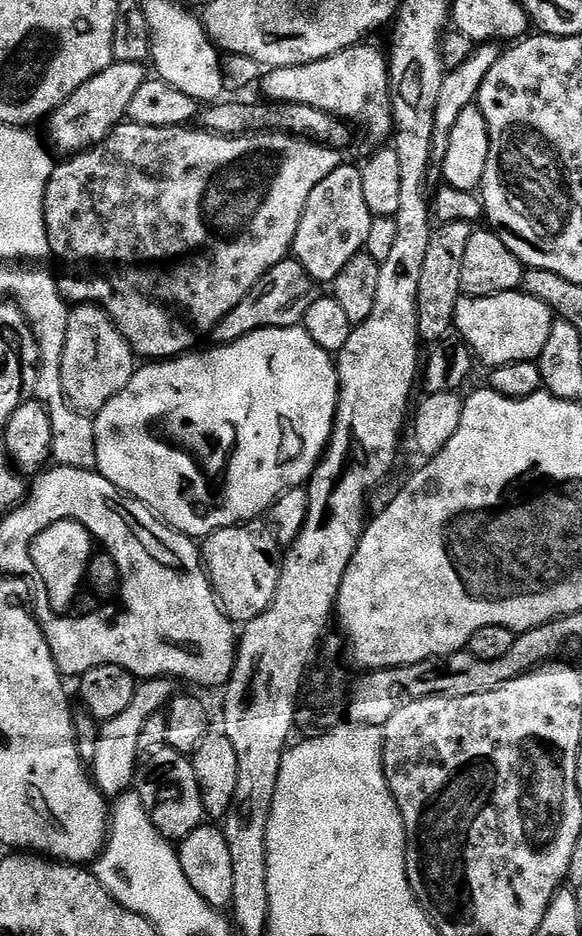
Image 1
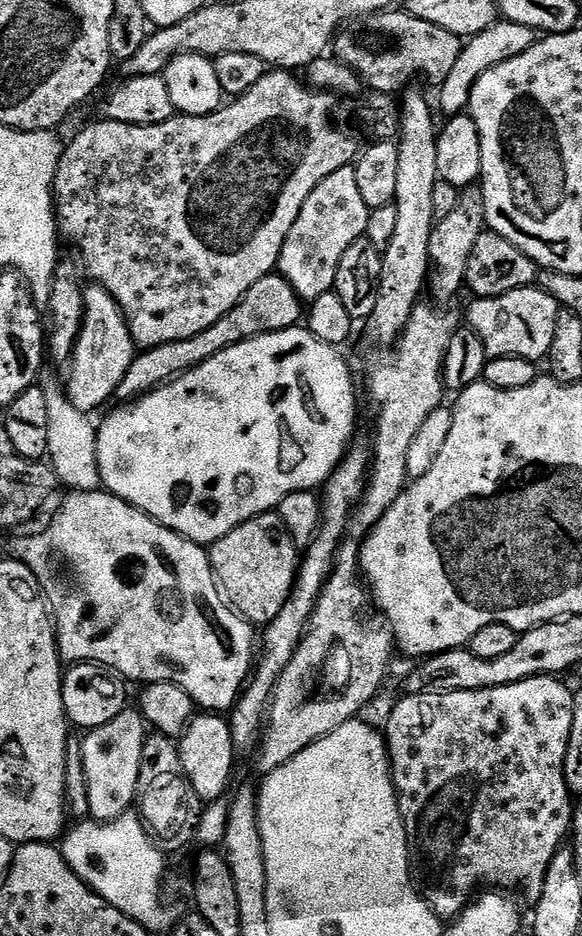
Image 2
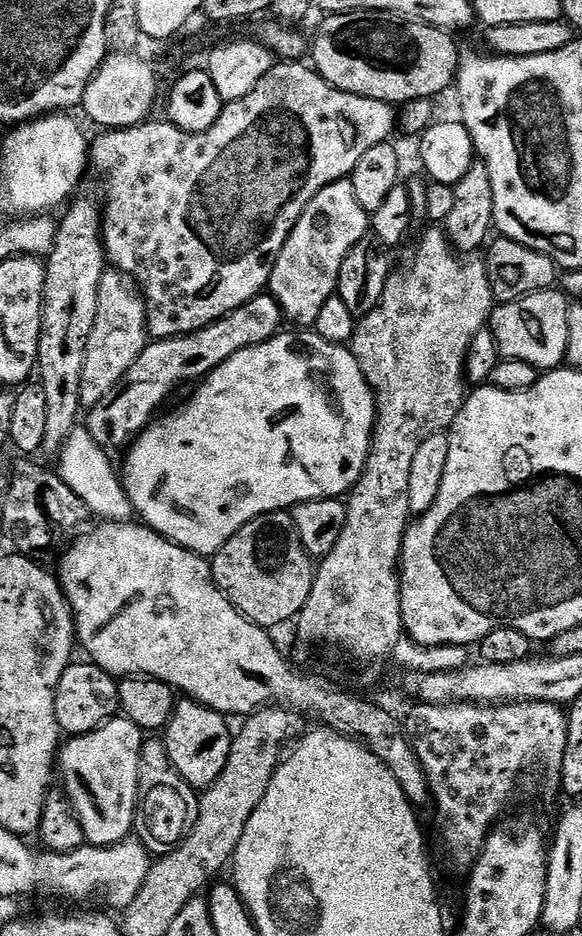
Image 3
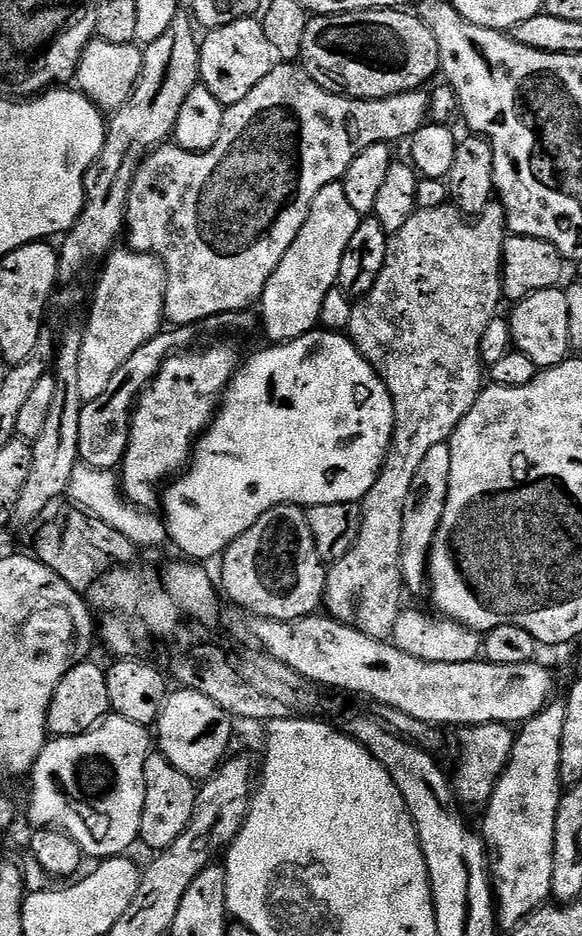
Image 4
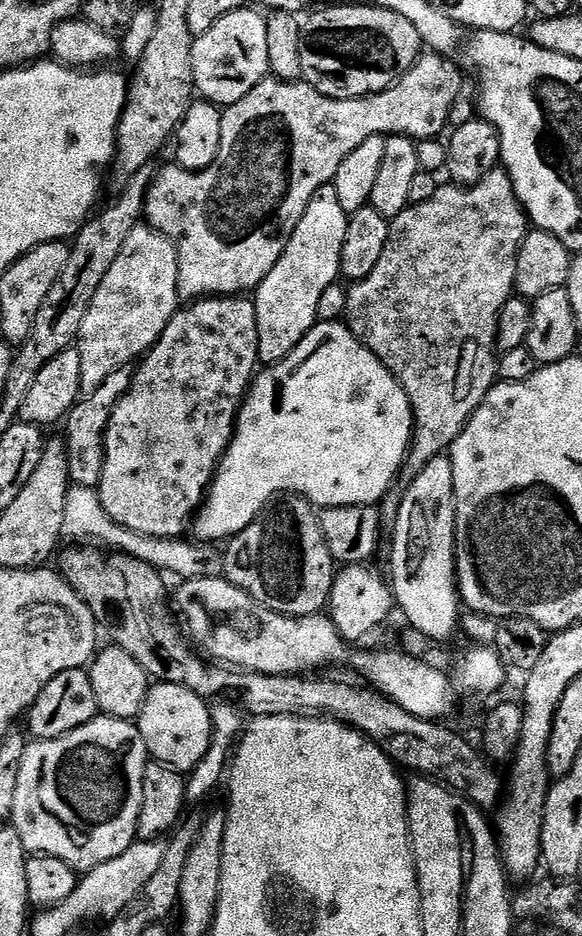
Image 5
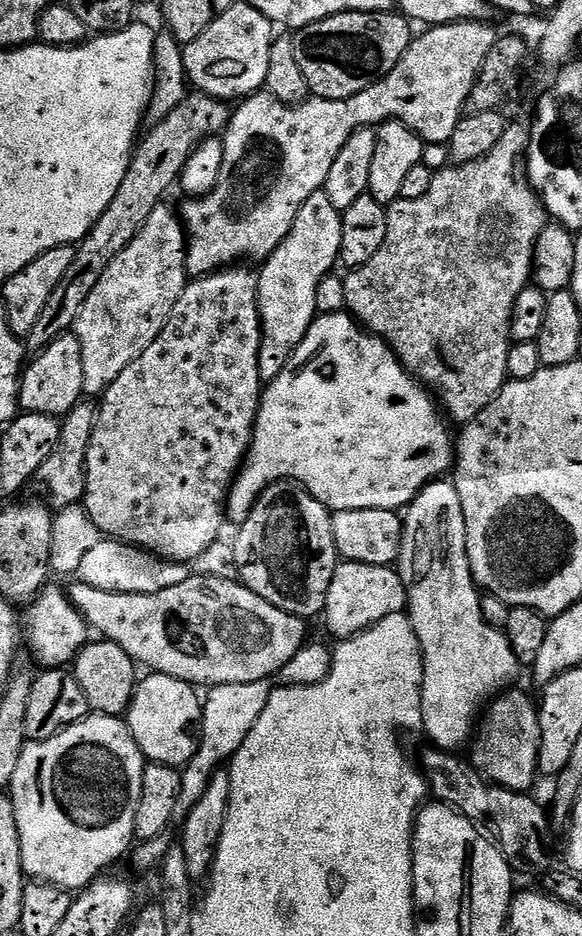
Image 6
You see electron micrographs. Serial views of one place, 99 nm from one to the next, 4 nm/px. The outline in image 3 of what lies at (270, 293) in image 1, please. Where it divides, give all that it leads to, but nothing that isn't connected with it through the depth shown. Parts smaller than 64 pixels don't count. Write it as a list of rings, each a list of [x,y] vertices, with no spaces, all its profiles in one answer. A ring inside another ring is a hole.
[[[261,294],[250,298],[238,310],[218,318],[197,332],[171,336],[165,340],[153,339],[138,354],[134,366],[118,378],[118,386],[109,390],[93,408],[87,409],[86,427],[89,434],[105,450],[123,449],[153,423],[154,417],[161,411],[164,399],[175,390],[179,384],[190,380],[199,382],[213,372],[219,364],[226,362],[238,350],[246,350],[250,346],[258,346],[271,340],[282,328],[282,317],[278,302],[271,294]],[[281,324],[281,325],[280,325]],[[157,411],[157,412],[156,412]],[[156,412],[156,413],[155,413]],[[153,415],[153,416],[152,416]],[[124,444],[124,445],[123,445]]]

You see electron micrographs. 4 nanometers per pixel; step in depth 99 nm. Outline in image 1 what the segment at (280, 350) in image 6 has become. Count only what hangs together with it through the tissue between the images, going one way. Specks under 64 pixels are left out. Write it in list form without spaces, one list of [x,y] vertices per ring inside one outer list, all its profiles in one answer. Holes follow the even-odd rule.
[[[342,162],[310,190],[306,210],[302,210],[302,222],[298,222],[298,234],[294,234],[291,255],[317,285],[331,285],[338,274],[342,274],[342,266],[346,266],[354,254],[364,251],[373,219],[370,206],[366,206],[360,168]]]

